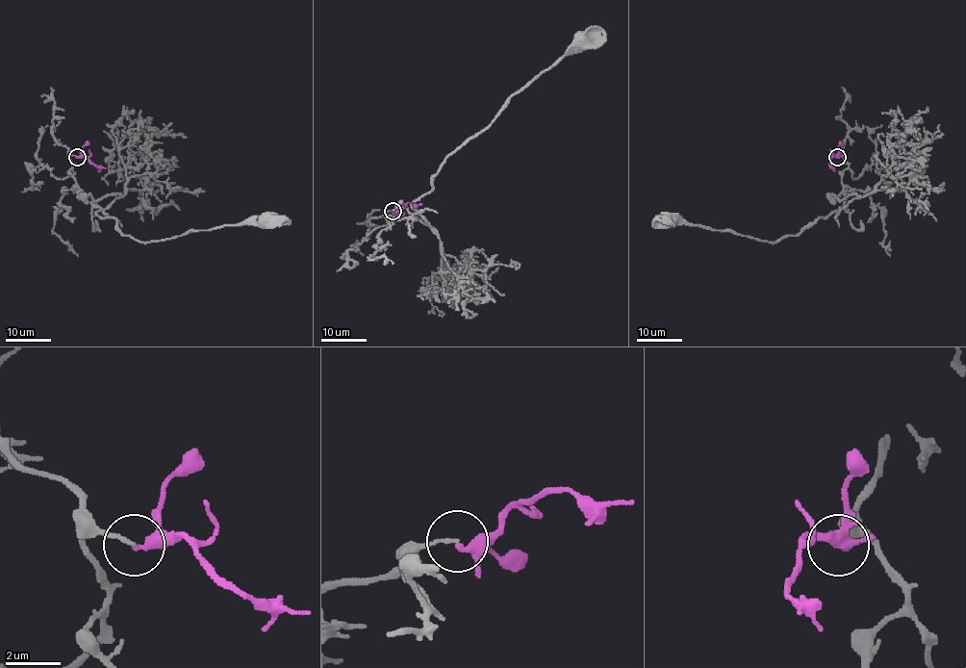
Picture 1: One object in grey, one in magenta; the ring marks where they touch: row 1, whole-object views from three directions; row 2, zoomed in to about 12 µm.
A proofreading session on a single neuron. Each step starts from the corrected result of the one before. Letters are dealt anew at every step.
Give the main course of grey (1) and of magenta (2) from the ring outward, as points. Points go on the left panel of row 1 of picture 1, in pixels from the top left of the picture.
1: (78, 157), (68, 155), (80, 192), (101, 210), (100, 218), (114, 218), (125, 236), (139, 242), (267, 222)
2: (78, 157), (86, 157), (94, 165), (106, 167)

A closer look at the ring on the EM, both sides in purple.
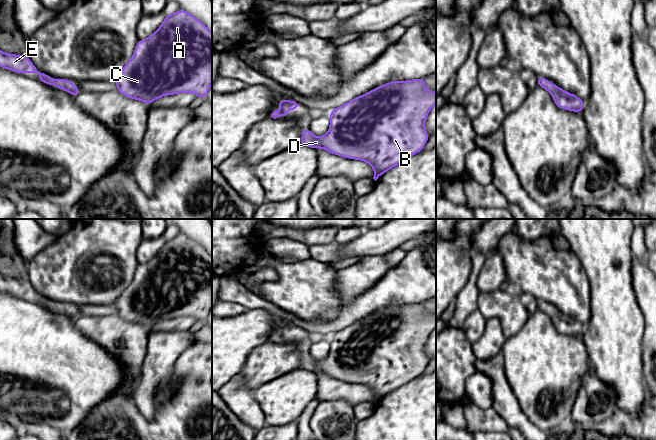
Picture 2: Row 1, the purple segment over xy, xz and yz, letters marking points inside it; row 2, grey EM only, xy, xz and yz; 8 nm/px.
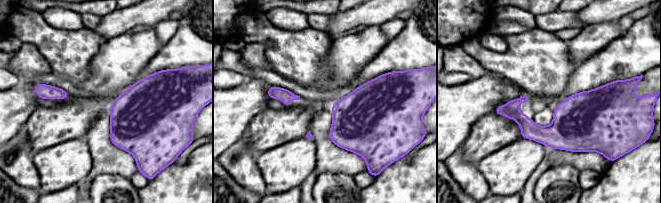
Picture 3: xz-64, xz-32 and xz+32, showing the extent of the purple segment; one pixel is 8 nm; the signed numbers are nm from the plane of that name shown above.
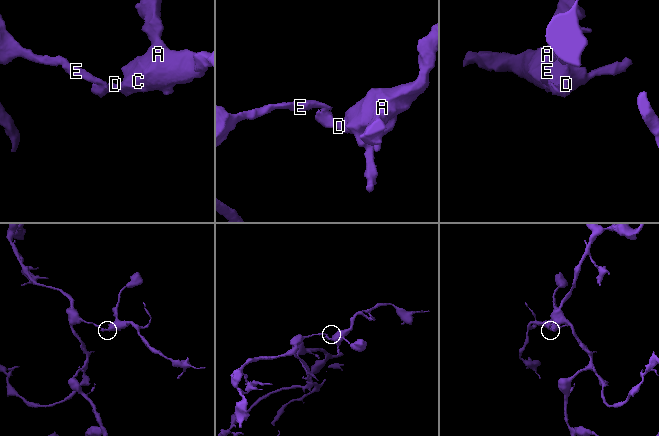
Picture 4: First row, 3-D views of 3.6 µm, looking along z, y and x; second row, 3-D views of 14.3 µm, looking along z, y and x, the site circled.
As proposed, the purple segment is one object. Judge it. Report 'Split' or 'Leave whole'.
Leave whole

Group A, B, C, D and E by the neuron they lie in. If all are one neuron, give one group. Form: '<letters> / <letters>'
A B C D E

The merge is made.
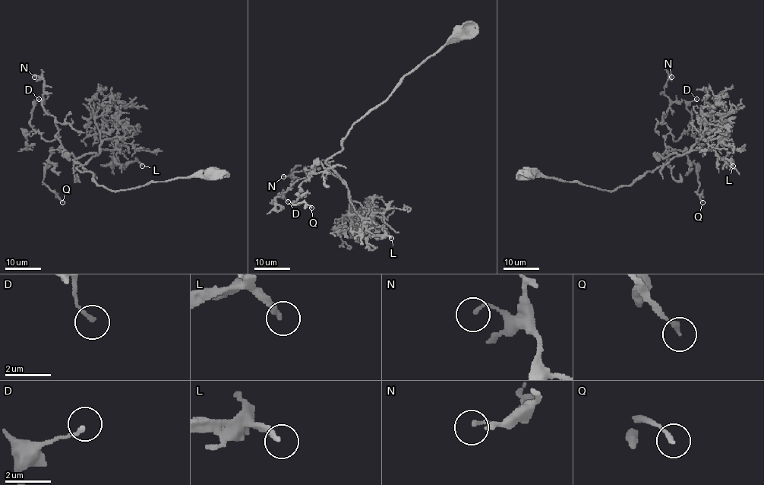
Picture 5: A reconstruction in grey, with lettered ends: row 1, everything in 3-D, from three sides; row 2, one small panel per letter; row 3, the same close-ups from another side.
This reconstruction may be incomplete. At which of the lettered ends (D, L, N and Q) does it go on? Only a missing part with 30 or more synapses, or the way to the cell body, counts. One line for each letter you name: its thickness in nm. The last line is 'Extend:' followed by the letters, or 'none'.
Extend: none

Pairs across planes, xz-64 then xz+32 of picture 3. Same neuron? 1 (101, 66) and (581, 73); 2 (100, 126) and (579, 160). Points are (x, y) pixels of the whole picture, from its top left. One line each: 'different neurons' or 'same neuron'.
1: different neurons
2: same neuron

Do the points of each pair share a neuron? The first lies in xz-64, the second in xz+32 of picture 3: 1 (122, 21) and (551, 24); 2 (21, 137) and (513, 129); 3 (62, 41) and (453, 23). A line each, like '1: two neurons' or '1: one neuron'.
1: two neurons
2: two neurons
3: two neurons

